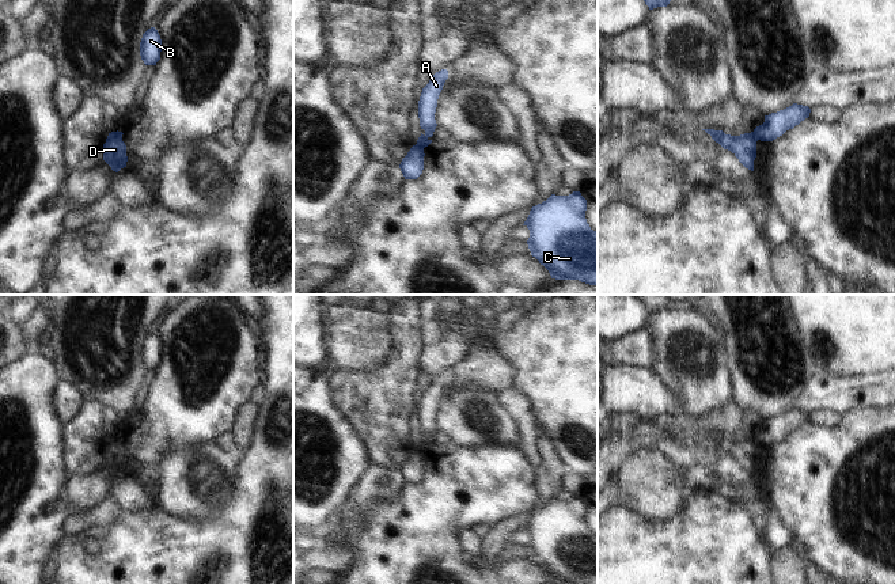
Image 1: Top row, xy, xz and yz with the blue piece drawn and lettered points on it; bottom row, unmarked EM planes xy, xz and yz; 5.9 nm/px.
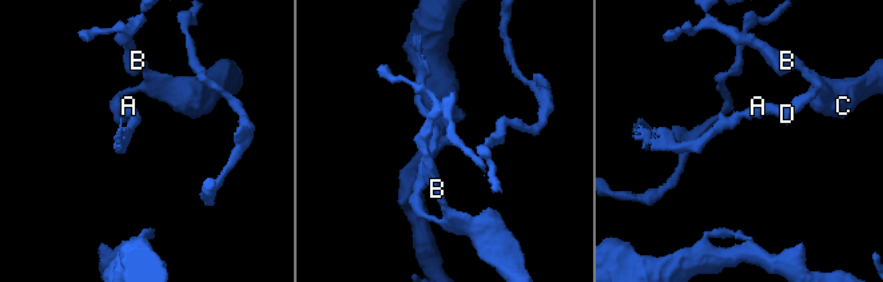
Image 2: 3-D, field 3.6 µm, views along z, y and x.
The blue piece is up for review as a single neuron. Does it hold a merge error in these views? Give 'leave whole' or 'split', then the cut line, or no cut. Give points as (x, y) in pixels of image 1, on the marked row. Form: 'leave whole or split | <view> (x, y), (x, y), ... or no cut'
split | yz (751, 132), (757, 140)

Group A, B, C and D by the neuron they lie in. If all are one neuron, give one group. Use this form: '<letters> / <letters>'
A D / B C

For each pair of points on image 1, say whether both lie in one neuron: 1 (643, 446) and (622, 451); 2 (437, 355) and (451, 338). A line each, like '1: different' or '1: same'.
1: same
2: same

